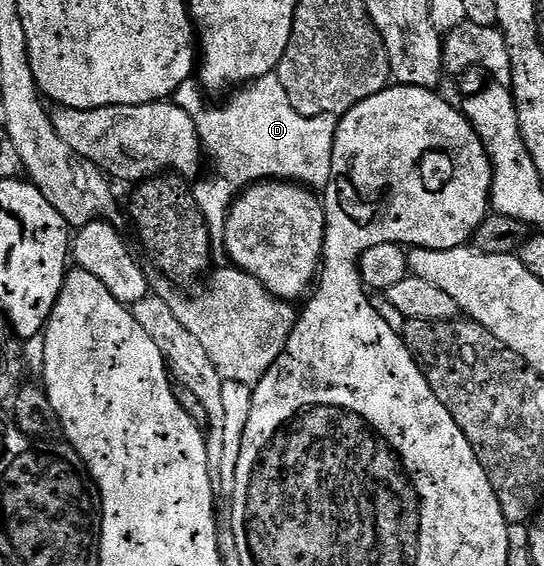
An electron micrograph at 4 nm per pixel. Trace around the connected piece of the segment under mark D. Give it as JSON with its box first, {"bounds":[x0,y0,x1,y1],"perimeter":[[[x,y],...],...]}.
{"bounds":[174,73,337,265],"perimeter":[[[273,73],[255,79],[253,83],[241,86],[221,107],[208,107],[205,92],[195,78],[190,78],[176,90],[174,102],[182,113],[194,121],[194,129],[198,129],[200,150],[203,158],[212,166],[212,176],[201,178],[200,184],[192,187],[192,195],[198,201],[198,209],[202,209],[202,217],[210,233],[210,249],[212,261],[216,265],[229,262],[226,249],[226,221],[236,198],[244,194],[244,190],[254,183],[265,181],[287,181],[298,183],[309,189],[323,189],[332,180],[332,154],[336,140],[337,116],[319,115],[306,117],[290,105],[290,97],[286,97],[286,89],[282,89],[282,81]]]}

